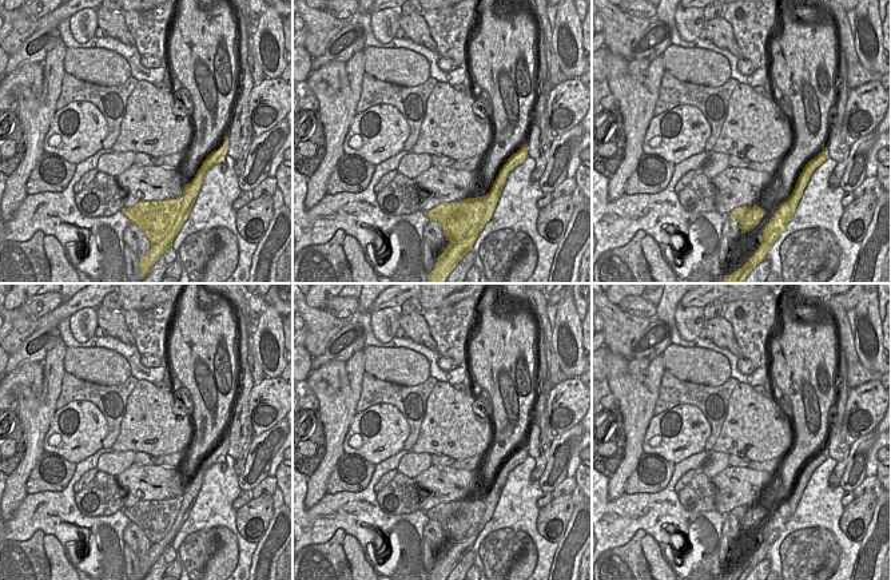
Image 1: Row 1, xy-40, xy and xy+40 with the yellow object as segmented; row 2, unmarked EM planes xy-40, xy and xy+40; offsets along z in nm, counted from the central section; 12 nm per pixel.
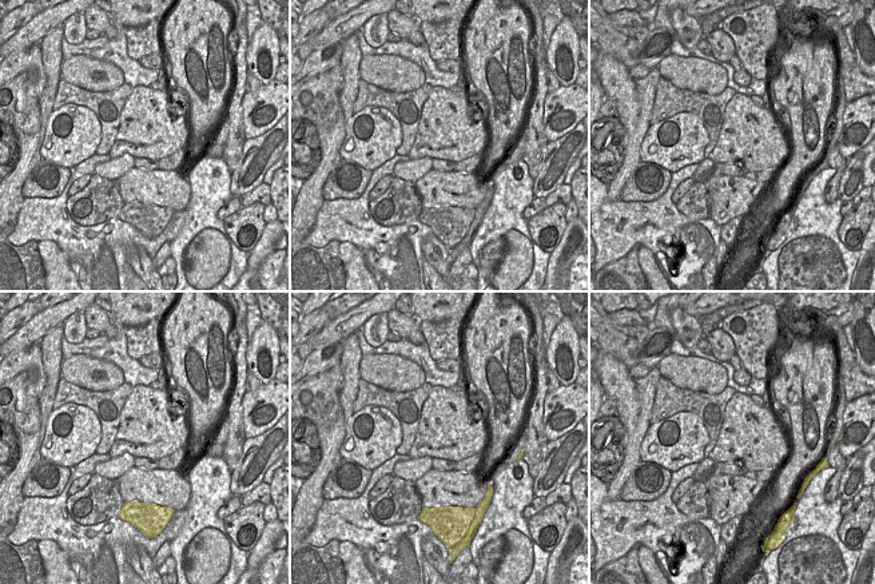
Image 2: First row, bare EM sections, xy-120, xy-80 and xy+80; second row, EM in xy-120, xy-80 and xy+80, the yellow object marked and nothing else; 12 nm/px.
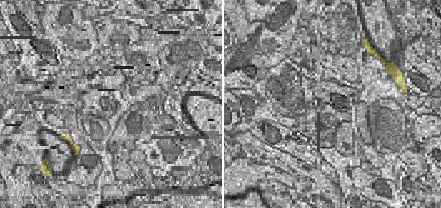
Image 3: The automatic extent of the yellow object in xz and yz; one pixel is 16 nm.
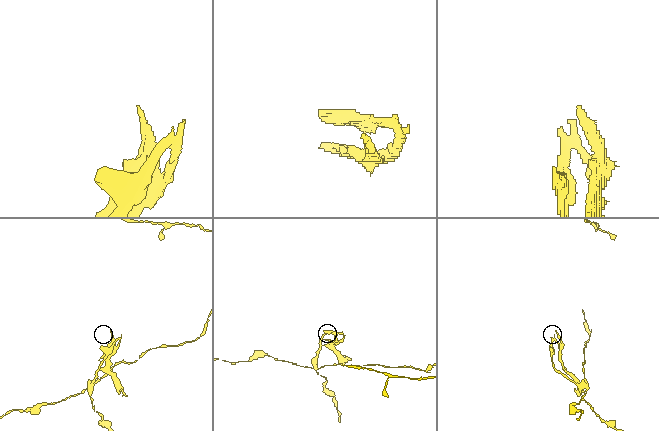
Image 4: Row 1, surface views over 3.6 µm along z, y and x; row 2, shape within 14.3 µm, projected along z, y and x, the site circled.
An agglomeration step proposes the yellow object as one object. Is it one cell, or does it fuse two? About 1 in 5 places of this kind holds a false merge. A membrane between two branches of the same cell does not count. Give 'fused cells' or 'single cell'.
single cell

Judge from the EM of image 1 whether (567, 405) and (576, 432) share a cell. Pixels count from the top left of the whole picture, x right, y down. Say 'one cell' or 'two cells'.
two cells

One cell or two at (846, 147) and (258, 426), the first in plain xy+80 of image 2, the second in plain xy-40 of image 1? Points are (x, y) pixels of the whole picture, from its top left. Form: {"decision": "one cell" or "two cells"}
{"decision": "one cell"}

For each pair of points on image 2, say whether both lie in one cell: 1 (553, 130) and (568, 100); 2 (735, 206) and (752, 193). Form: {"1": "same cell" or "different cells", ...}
{"1": "same cell", "2": "same cell"}

